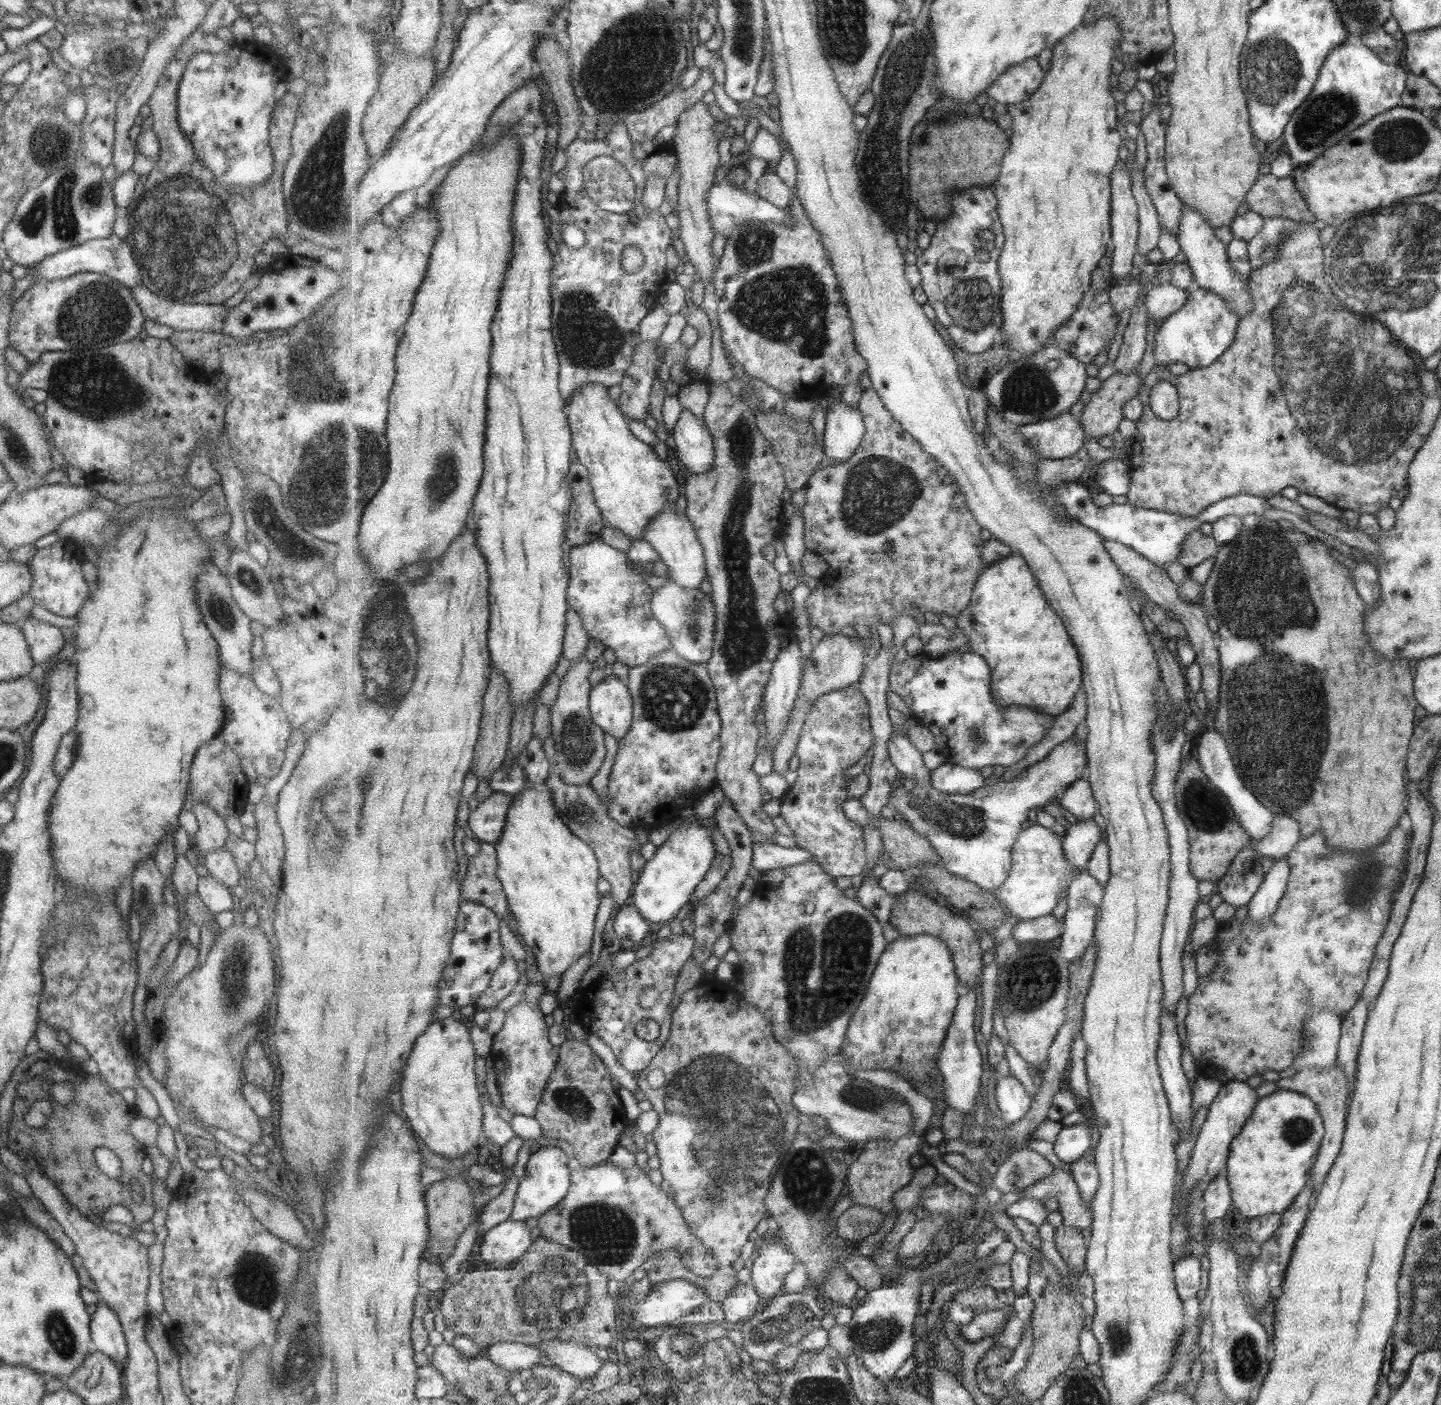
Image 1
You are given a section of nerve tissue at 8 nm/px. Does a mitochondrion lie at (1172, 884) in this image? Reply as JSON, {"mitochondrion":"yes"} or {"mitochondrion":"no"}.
{"mitochondrion":"no"}

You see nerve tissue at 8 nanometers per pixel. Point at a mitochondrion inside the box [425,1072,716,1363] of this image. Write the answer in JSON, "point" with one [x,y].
{"point":[558,1300]}

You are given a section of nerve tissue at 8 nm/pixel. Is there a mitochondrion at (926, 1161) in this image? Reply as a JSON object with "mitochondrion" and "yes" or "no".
{"mitochondrion":"no"}

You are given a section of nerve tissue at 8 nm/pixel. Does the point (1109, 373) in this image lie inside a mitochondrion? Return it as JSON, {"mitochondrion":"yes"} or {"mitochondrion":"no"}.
{"mitochondrion":"no"}

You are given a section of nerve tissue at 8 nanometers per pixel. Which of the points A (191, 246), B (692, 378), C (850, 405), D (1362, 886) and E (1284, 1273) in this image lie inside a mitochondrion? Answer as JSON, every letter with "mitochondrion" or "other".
{"A":"mitochondrion","B":"other","C":"other","D":"mitochondrion","E":"other"}

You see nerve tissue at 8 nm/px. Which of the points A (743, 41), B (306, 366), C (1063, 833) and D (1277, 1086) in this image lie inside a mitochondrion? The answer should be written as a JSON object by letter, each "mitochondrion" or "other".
{"A":"mitochondrion","B":"mitochondrion","C":"other","D":"other"}

